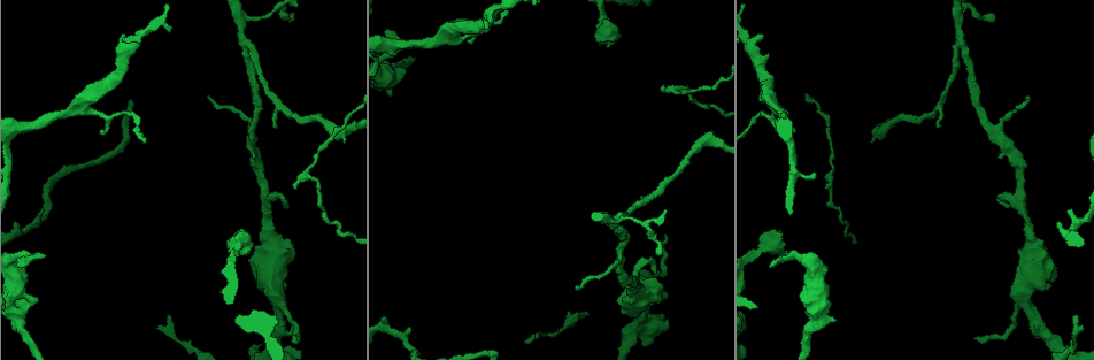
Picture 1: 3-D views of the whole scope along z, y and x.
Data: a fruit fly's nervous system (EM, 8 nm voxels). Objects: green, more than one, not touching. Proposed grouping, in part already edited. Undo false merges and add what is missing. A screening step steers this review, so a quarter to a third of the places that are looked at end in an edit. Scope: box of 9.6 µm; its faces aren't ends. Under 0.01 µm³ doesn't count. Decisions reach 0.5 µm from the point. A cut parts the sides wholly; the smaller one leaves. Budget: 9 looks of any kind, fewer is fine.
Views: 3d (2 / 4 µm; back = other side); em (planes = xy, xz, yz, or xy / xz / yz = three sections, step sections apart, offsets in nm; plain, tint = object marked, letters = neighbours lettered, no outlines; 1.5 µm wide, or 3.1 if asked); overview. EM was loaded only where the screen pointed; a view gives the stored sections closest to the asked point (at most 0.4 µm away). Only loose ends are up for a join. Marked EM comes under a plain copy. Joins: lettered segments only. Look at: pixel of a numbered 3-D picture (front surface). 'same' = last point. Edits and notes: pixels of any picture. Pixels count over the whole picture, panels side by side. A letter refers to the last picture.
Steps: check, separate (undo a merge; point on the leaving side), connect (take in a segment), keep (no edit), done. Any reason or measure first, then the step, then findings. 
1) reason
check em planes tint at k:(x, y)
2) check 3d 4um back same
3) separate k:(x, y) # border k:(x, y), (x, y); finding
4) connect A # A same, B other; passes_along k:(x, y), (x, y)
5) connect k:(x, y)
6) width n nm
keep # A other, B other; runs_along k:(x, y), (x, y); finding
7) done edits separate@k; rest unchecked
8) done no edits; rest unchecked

side arm on a straight run
check em xy step 8 letters at 1:(615, 225)

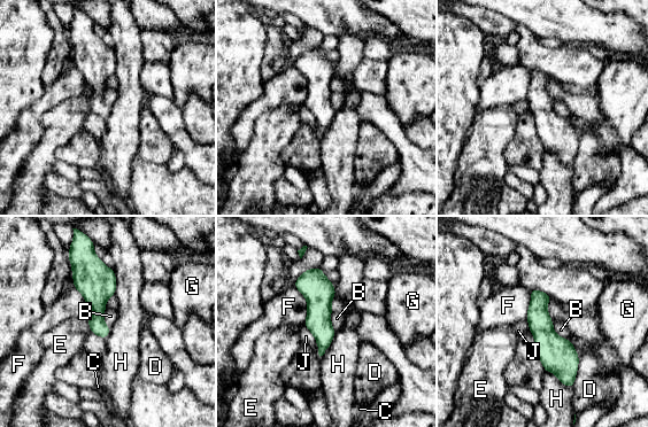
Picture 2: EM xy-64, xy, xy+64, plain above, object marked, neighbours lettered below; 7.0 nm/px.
width 110 nm
keep # B other, C other, D other, E other, F other, G other, H other, J other; border 2:(552, 321), (553, 330), (568, 339); continuous, no second neuron

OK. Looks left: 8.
check em planes letters at 1:(237, 252)

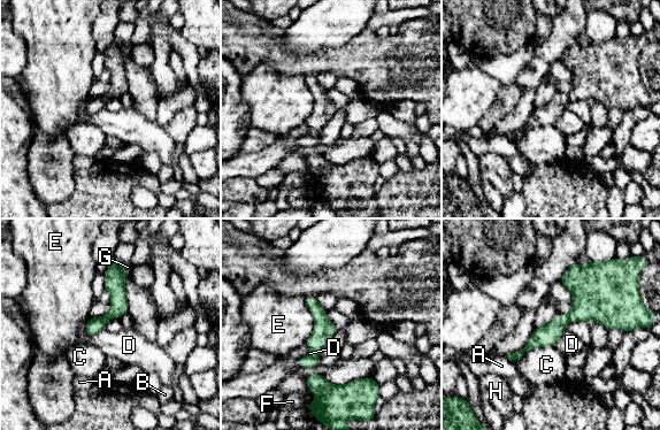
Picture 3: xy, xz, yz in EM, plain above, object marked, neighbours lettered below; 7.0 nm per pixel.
longest_contact E 320 nm
keep # A other, B other, C other, D other, E other, F other, G other, H other; all the same neuron

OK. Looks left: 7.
an open end
check 3d 4um at 1:(783, 257)

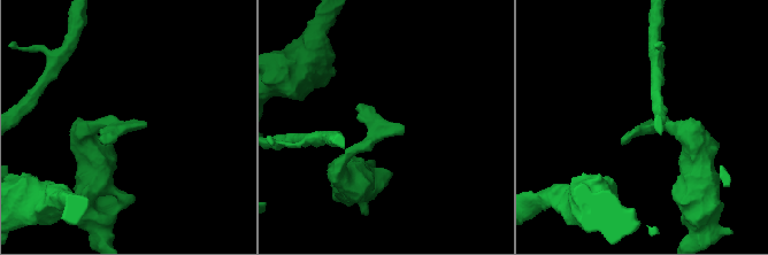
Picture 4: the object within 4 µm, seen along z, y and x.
check em planes letters at 4:(144, 125)

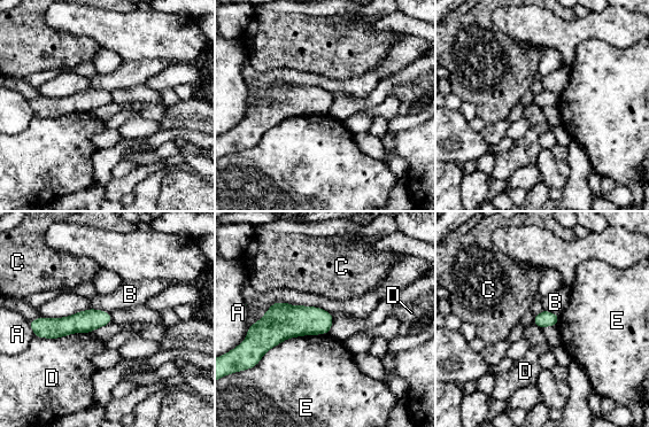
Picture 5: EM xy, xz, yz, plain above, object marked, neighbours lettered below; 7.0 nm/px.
width 110 nm; longest_contact E 550 nm
keep # A other, B other, C other, D other, E other; none of them fits

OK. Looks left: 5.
an open end
check em planes letters at 1:(662, 87)

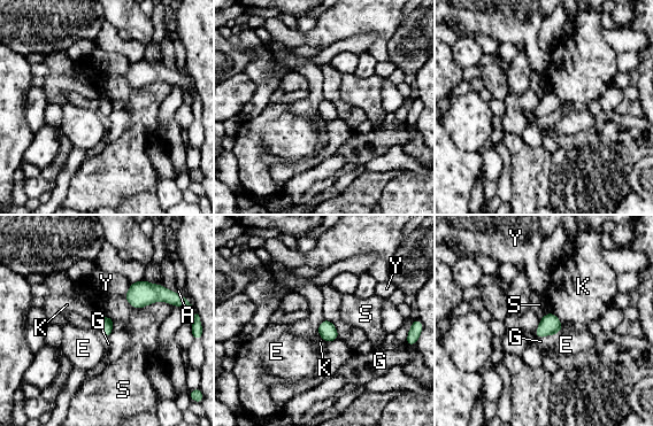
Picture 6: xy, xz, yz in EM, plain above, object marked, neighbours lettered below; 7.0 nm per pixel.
width 100 nm
keep # A other, E other, G other, K other, S other, Y other; border 6:(550, 311), (563, 325); no lettered segment goes on from it

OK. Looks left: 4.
done no edits; rest unchecked

